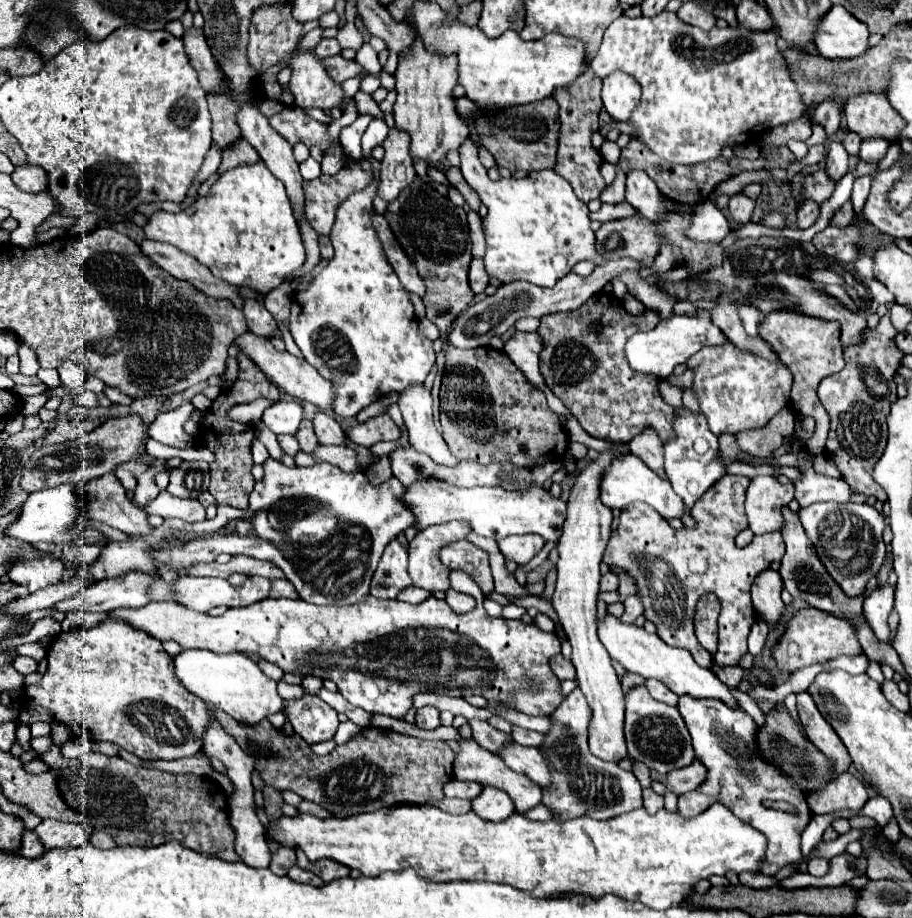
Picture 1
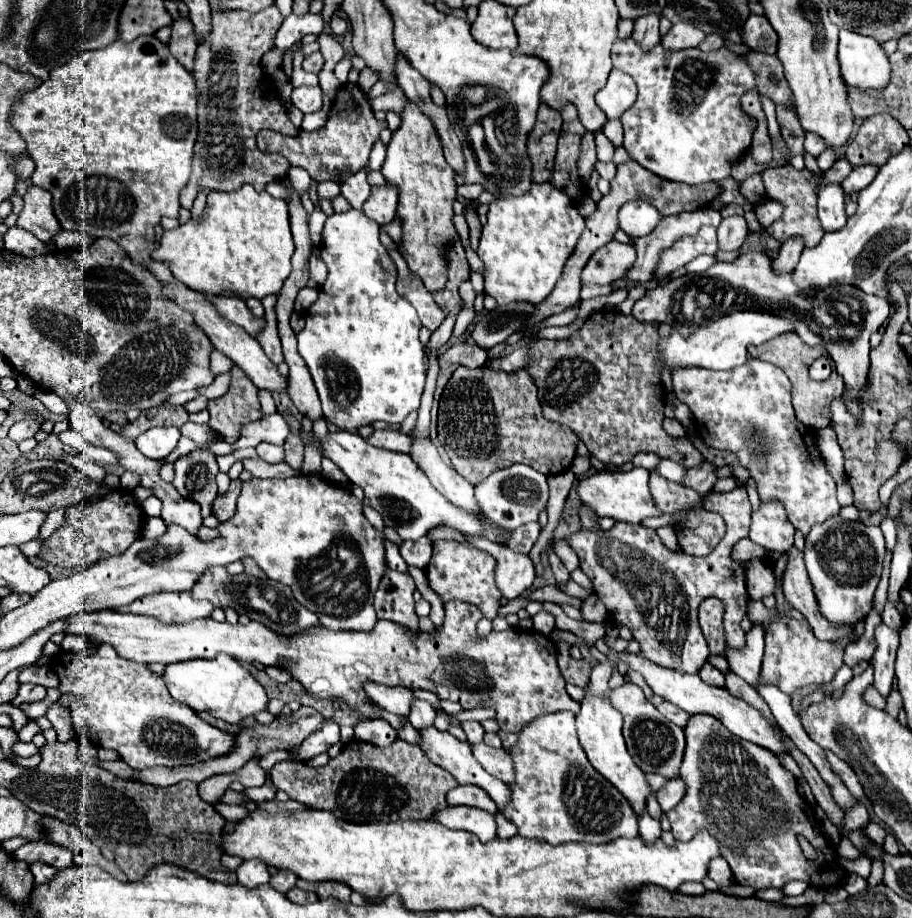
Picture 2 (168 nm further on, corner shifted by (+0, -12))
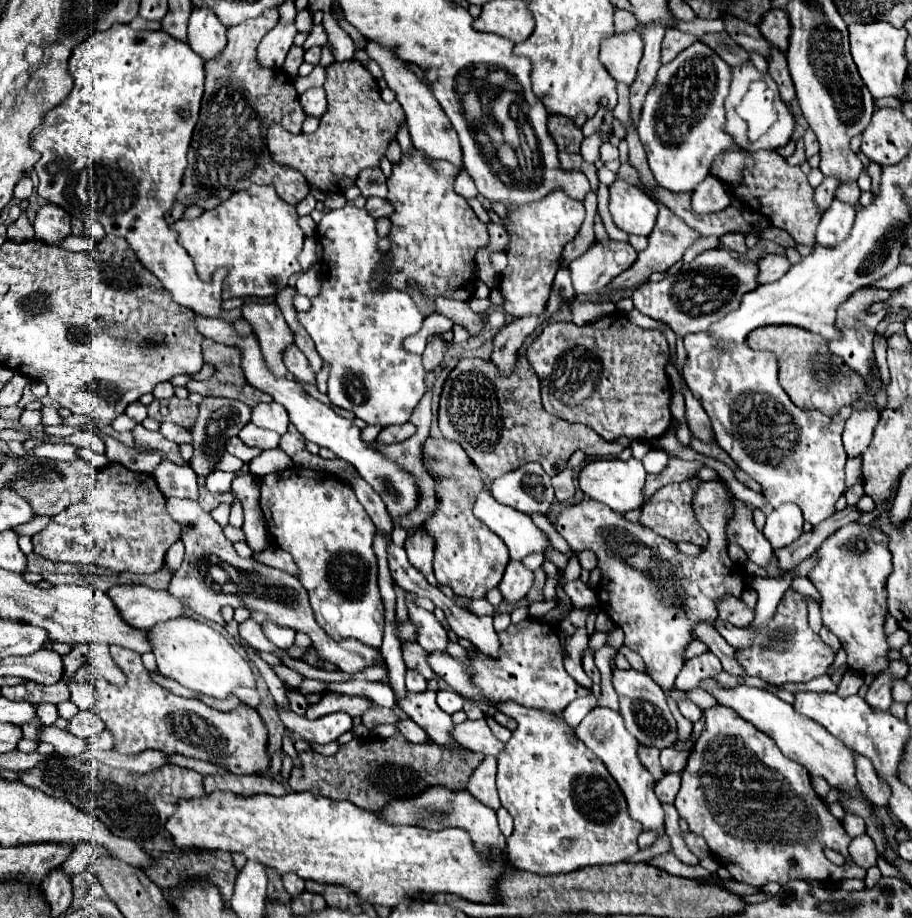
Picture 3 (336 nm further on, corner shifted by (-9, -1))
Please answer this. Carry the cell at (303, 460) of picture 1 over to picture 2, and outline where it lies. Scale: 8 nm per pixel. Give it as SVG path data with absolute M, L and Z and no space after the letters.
M243 460L245 470L249 470L255 478L283 478L283 476L297 476L301 470L295 470L287 466L285 462L281 464L267 464L263 460Z

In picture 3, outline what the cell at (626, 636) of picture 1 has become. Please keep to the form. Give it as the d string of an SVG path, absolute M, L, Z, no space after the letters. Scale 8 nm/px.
M706 679L700 683L708 693L712 693L720 705L732 707L742 719L754 723L762 733L766 733L768 737L772 737L776 741L776 745L780 747L780 751L794 759L796 763L804 765L808 769L810 775L820 775L828 781L828 785L832 789L842 791L842 797L838 799L838 803L844 807L846 813L850 815L860 815L866 823L866 835L872 837L872 841L876 843L878 855L882 859L886 859L886 835L884 831L878 827L876 823L876 813L870 807L870 803L866 801L866 795L862 793L856 775L854 775L854 753L852 749L848 749L844 743L840 743L840 739L834 739L834 735L830 735L828 731L824 731L822 727L818 727L818 723L806 719L804 715L798 715L794 711L794 707L782 699L778 699L776 695L756 689L756 687L746 687L746 685L738 685L734 689L724 689L718 687L716 681Z

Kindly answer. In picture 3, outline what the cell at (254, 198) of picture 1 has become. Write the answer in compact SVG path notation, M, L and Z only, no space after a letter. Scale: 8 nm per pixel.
M254 185L222 201L216 209L204 211L196 219L180 219L172 225L178 233L178 243L192 257L198 275L210 281L214 271L226 267L228 275L222 289L222 299L230 297L270 297L288 285L290 275L302 267L298 253L304 245L304 233L296 223L298 213L288 203L282 203L274 187Z

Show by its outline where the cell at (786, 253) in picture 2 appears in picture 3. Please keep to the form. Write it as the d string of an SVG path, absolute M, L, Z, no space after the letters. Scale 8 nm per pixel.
M766 255L758 263L758 285L766 285L772 281L778 281L786 271L790 269L790 261L784 255Z

